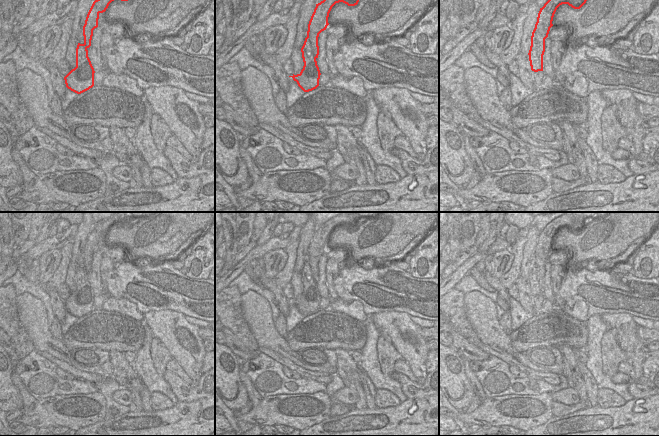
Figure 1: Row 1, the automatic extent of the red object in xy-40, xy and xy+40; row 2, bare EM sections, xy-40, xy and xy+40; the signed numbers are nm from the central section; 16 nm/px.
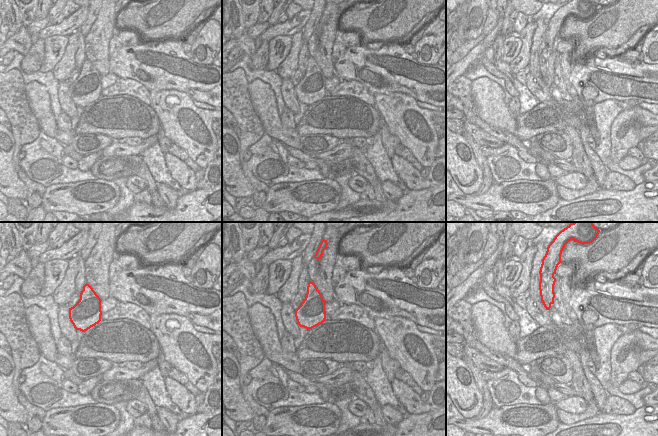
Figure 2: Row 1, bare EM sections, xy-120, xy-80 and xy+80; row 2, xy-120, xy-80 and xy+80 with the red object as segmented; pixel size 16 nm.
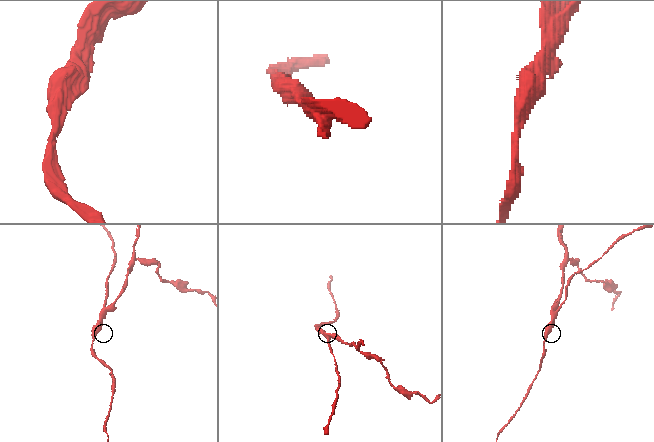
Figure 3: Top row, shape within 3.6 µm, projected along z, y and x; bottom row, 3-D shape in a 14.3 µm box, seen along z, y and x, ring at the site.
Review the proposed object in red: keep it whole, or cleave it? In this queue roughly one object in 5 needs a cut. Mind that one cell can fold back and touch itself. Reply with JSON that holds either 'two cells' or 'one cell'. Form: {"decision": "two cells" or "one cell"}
{"decision": "two cells"}

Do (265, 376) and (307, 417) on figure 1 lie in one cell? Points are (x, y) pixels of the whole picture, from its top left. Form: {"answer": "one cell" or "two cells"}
{"answer": "two cells"}

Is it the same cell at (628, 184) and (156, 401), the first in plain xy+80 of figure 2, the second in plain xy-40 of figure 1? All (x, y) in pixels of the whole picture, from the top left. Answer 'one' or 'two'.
one

